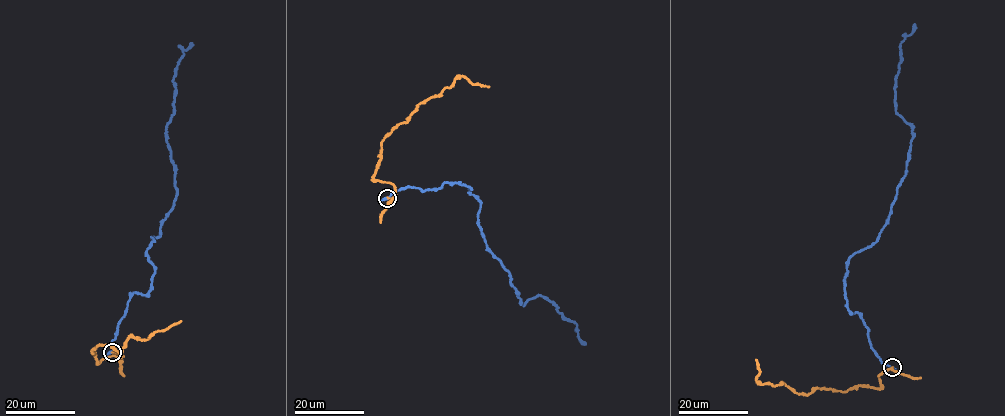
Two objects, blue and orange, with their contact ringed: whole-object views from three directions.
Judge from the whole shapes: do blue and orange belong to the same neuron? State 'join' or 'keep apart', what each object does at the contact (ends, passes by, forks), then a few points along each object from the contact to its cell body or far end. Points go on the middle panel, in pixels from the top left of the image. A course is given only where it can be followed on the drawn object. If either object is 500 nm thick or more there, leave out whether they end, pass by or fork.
keep apart; blue passes by; orange ends; course blue (388, 198), (407, 186), (470, 186), (489, 249), (521, 301), (546, 298), (577, 325), (586, 344); course orange (388, 198), (395, 197), (395, 188), (373, 176), (382, 141), (419, 104), (440, 95), (456, 79), (489, 86)

